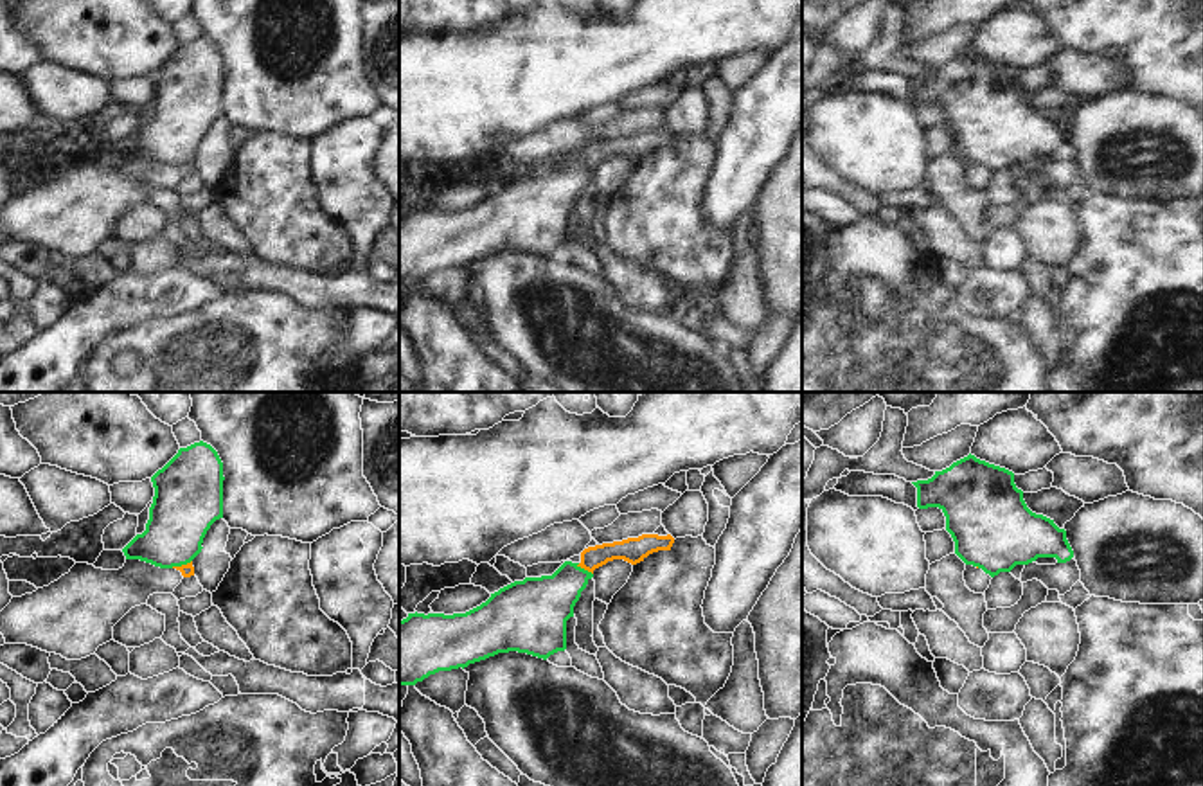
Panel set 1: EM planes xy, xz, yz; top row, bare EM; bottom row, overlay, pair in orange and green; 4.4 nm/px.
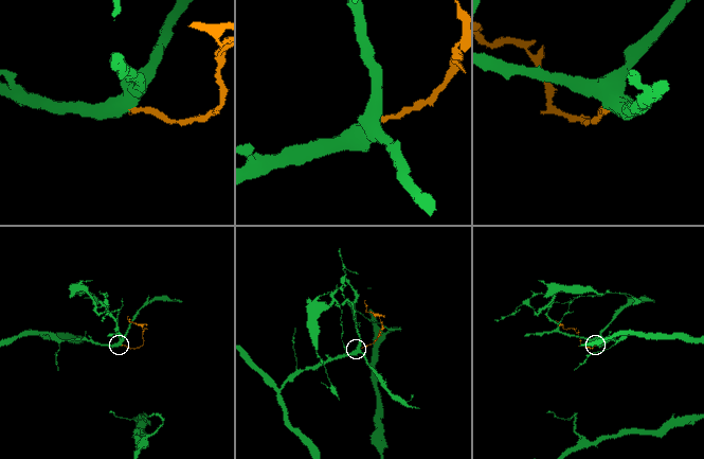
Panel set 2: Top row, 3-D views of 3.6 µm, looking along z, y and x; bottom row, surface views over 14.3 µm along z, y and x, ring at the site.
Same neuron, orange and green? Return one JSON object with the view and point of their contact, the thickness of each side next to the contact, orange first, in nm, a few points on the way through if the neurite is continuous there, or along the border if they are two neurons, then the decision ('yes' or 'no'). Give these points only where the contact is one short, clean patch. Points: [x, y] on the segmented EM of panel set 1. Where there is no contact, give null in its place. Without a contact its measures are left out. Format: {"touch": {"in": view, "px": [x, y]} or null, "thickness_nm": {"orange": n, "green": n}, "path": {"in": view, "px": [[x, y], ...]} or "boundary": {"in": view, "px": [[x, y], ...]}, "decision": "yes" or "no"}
{"touch": {"in": "xz", "px": [585, 569]}, "thickness_nm": {"orange": 120, "green": 260}, "boundary": {"in": "xz", "px": [[576, 565], [592, 574]]}, "decision": "no"}

